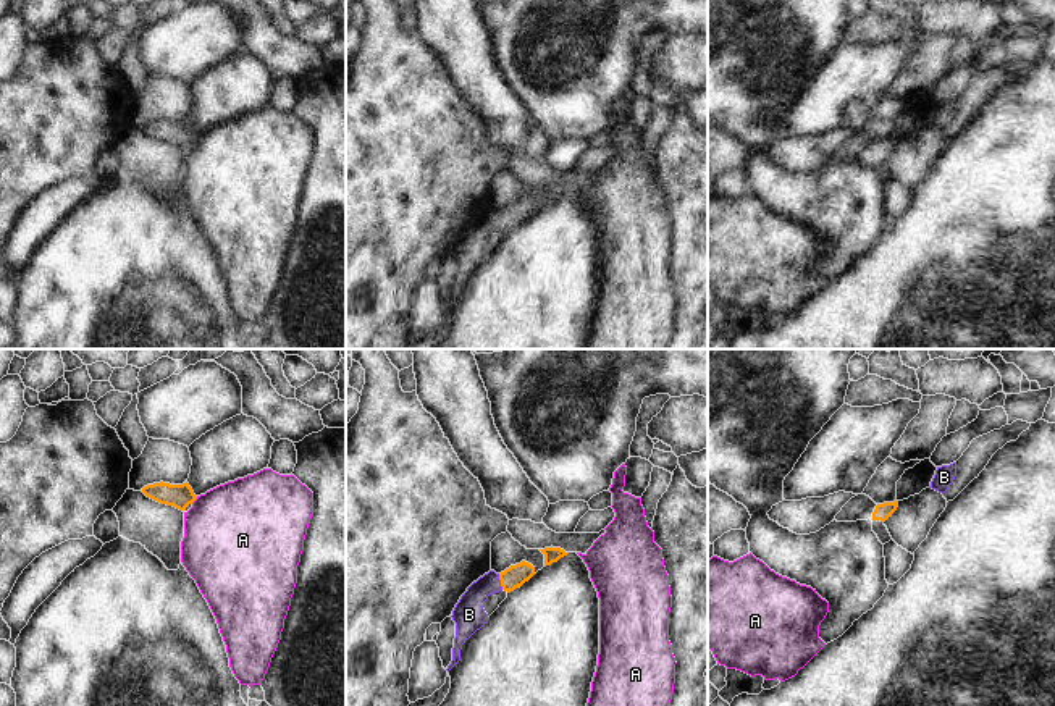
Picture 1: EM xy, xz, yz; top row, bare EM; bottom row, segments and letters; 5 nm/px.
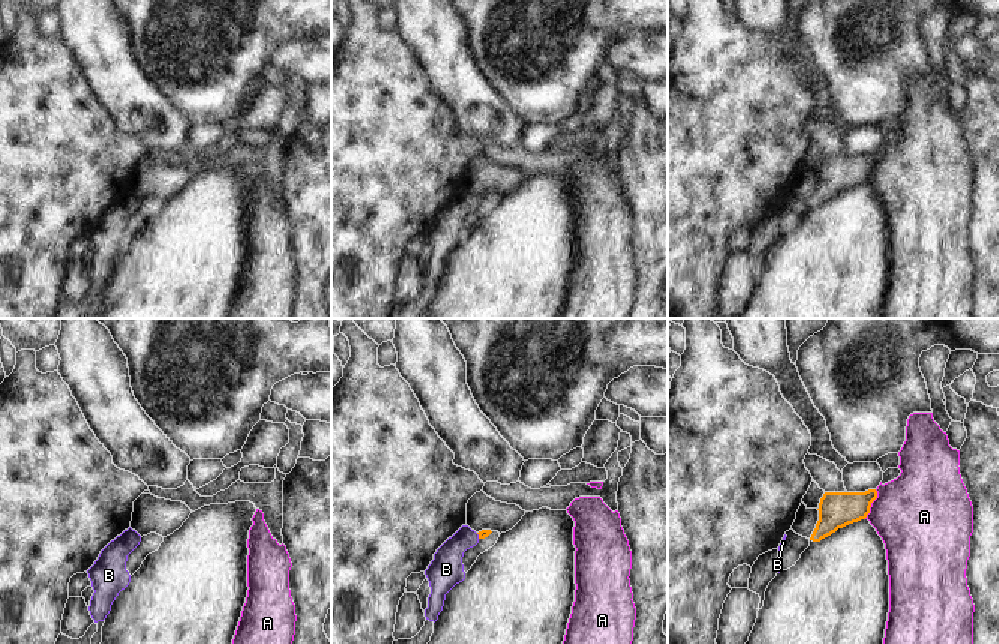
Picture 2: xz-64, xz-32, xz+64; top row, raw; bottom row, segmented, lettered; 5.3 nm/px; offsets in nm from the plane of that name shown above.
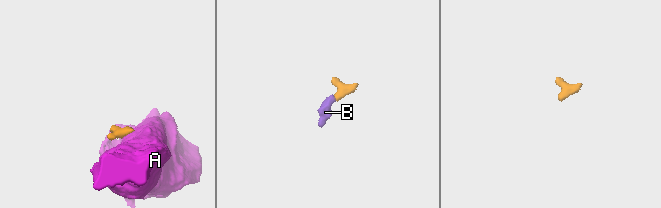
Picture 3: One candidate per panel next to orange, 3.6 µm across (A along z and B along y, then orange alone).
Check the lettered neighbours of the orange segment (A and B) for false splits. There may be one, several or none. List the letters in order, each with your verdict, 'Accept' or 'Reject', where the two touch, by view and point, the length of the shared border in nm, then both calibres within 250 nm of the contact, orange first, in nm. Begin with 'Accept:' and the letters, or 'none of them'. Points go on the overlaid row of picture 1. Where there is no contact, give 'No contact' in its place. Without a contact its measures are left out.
Accept: B
A: Reject. Touches orange at xy (194, 500). Shared border 50 nm. Thickness 120 nm (orange) against 480 nm
B: Accept. Touches orange at xz (501, 582). Shared border 80 nm. Thickness 110 nm (orange) against 160 nm.

